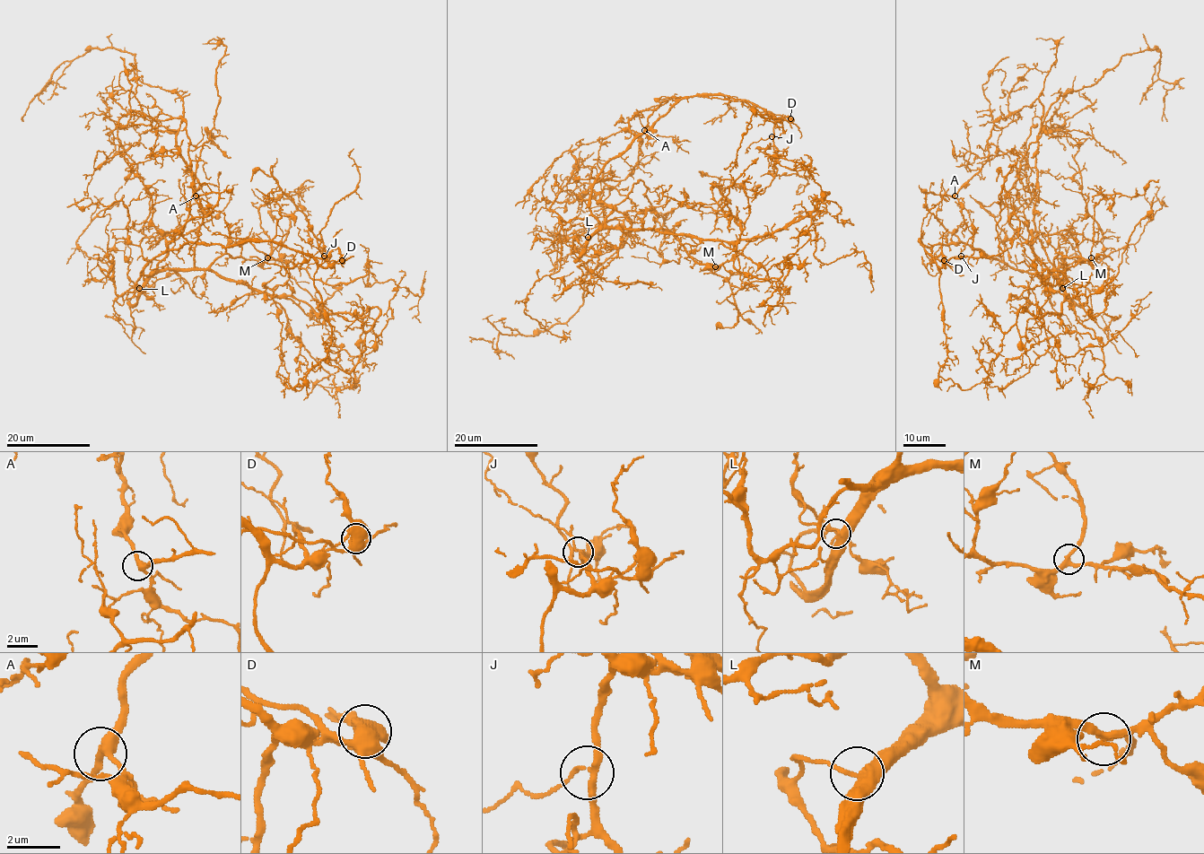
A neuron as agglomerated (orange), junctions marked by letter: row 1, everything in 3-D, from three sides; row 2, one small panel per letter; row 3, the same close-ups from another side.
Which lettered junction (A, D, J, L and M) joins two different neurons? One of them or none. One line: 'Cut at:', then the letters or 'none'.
Cut at: D

